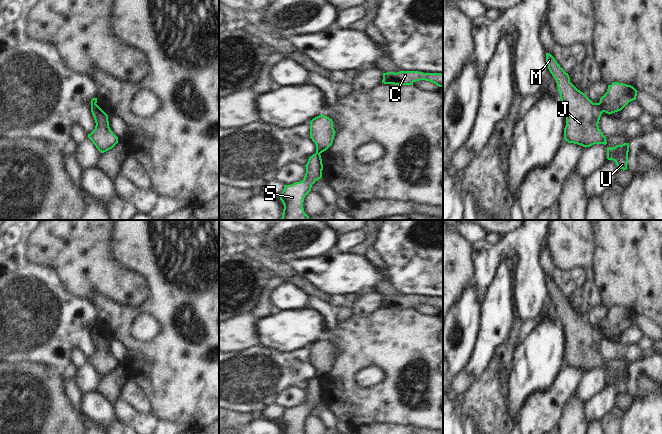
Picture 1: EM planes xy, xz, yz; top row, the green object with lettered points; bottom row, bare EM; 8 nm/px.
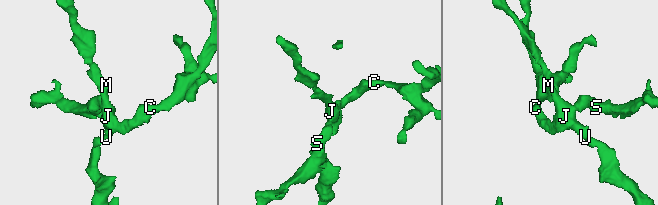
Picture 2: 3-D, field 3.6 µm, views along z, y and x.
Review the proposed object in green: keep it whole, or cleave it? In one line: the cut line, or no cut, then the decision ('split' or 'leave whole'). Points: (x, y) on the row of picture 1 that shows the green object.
cut in yz along (599, 102), (603, 111); split

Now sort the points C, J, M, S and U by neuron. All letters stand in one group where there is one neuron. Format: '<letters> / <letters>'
C J M U / S

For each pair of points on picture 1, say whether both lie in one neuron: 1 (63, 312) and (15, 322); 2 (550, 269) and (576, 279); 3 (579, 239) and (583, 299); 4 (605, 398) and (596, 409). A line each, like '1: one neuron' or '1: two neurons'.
1: one neuron
2: one neuron
3: one neuron
4: one neuron

